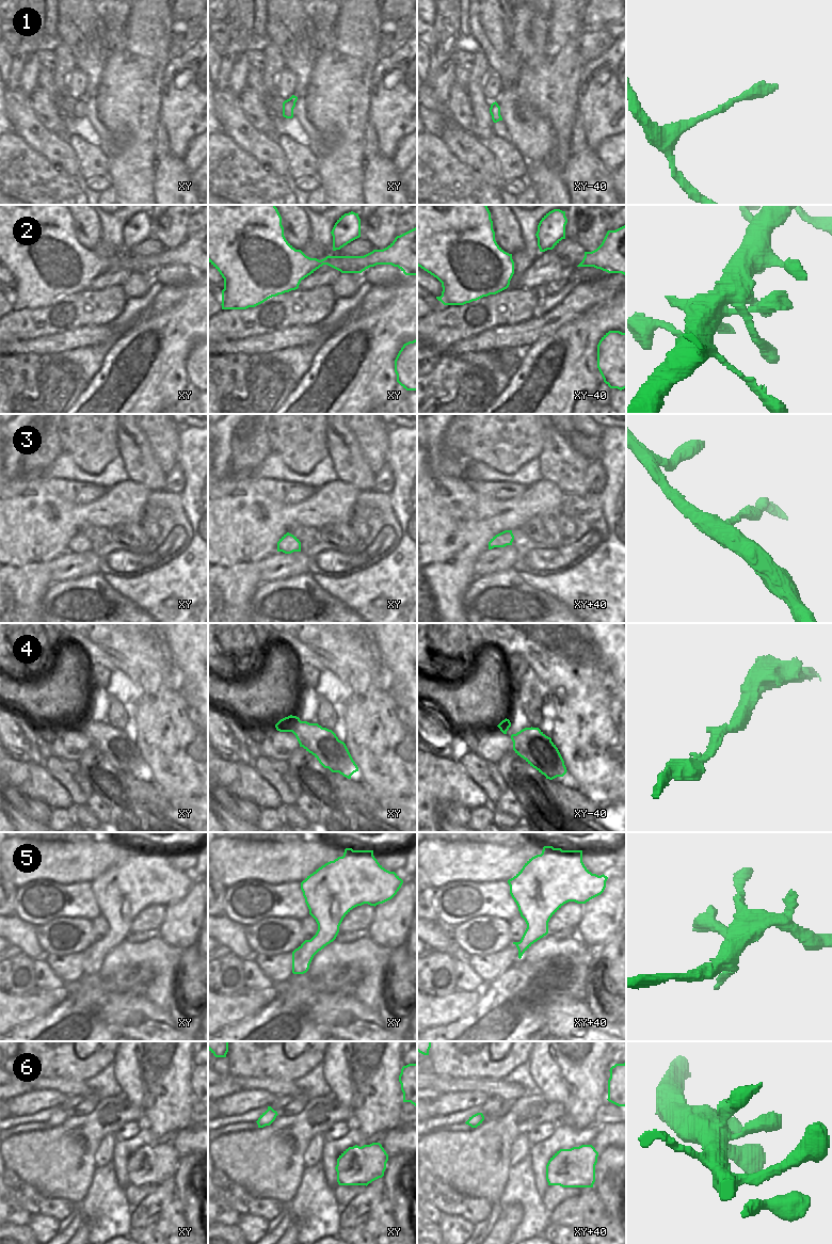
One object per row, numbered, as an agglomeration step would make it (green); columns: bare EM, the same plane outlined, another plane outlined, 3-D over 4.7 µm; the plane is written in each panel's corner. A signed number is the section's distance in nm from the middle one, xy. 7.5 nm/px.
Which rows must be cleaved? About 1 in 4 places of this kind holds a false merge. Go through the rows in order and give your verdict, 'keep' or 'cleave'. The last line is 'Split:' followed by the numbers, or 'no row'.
1: keep
2: keep
3: keep
4: keep
5: keep
6: keep
Split: no row

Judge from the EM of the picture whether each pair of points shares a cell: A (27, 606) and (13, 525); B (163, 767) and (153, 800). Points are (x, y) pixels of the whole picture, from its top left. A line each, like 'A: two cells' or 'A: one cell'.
A: one cell
B: two cells

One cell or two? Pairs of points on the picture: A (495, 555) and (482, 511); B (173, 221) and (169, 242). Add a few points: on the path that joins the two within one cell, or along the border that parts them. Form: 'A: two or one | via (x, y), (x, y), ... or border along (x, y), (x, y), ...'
A: two | border along (488, 548), (478, 557), (474, 570)
B: one | via (172, 226), (171, 237)

